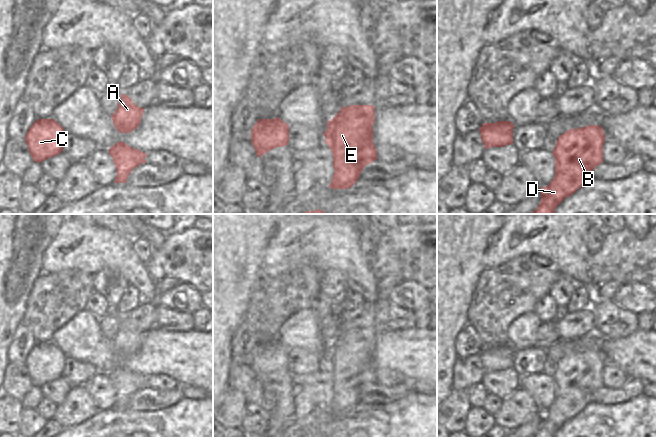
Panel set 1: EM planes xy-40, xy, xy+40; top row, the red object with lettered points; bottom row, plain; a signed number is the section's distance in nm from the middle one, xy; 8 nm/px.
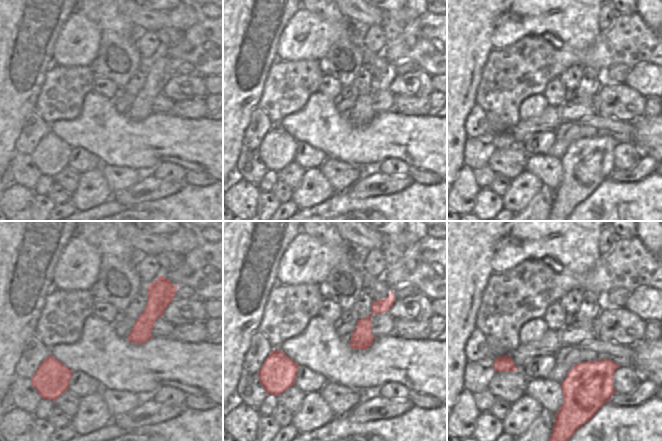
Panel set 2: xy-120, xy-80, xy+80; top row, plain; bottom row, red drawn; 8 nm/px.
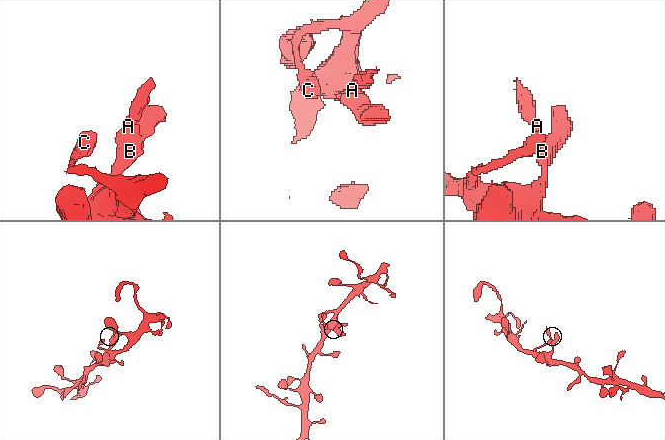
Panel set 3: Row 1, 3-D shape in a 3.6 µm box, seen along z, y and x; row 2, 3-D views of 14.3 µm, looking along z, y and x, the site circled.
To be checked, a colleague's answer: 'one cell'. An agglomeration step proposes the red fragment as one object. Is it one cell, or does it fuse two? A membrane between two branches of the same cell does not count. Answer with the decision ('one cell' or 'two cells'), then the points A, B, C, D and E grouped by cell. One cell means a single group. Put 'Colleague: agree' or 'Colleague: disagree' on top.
Colleague: agree
one cell; groups A B C D E

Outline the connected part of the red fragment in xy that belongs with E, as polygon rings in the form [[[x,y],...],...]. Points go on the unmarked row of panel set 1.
[[[350,329],[327,345],[327,354],[323,357],[325,367],[333,378],[335,394],[332,413],[352,411],[363,392],[377,383],[377,374],[373,366],[373,348],[375,332],[373,329]]]

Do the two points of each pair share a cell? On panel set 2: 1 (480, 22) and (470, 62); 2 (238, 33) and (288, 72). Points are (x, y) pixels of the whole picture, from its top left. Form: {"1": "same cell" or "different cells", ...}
{"1": "same cell", "2": "different cells"}

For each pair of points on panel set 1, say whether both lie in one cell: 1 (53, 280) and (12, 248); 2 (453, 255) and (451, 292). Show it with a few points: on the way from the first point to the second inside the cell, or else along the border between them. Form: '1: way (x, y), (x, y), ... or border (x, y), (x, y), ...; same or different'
1: border (42, 272), (35, 280), (29, 293); different
2: way (451, 264), (451, 283); same

